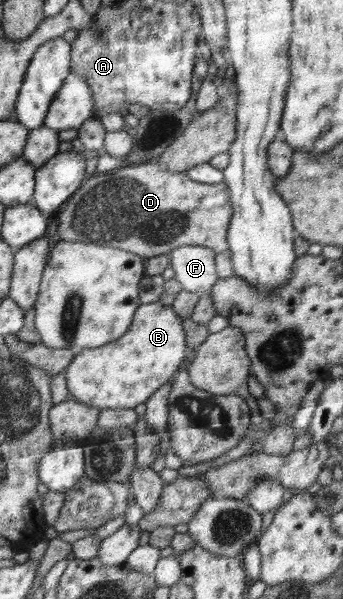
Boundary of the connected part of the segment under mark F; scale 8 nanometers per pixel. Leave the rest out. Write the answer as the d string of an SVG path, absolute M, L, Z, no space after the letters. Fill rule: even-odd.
M186 244L169 255L173 277L185 291L206 292L220 280L216 269L217 252L210 247Z

